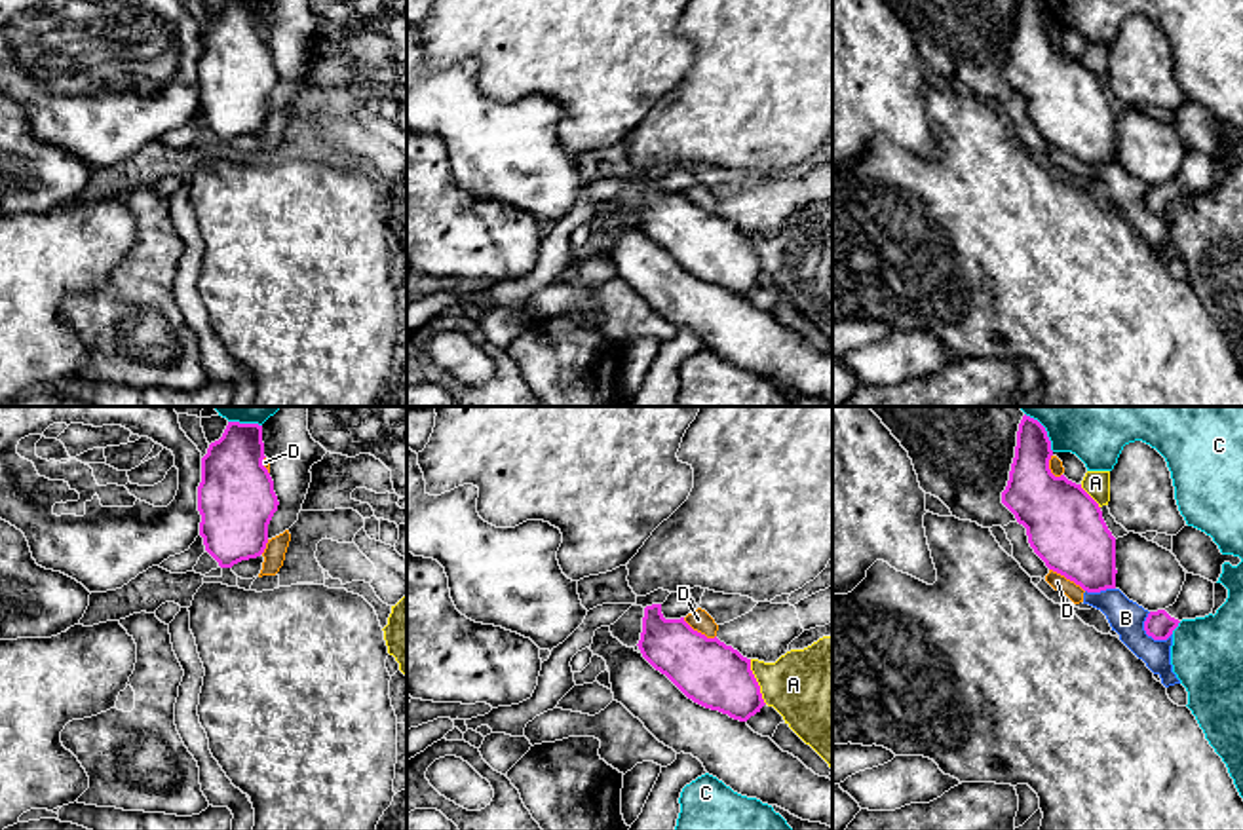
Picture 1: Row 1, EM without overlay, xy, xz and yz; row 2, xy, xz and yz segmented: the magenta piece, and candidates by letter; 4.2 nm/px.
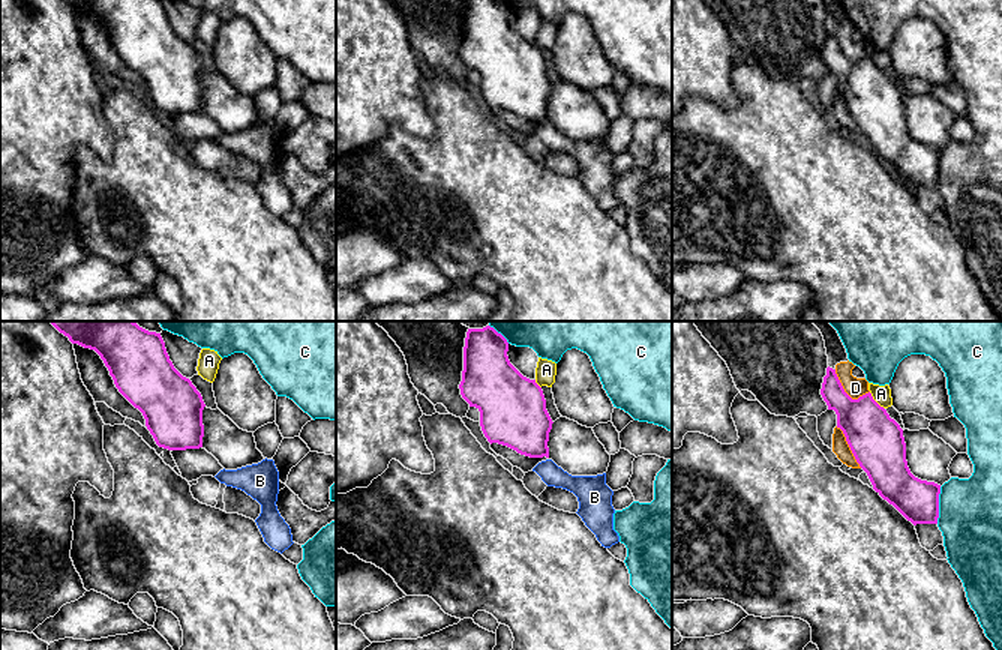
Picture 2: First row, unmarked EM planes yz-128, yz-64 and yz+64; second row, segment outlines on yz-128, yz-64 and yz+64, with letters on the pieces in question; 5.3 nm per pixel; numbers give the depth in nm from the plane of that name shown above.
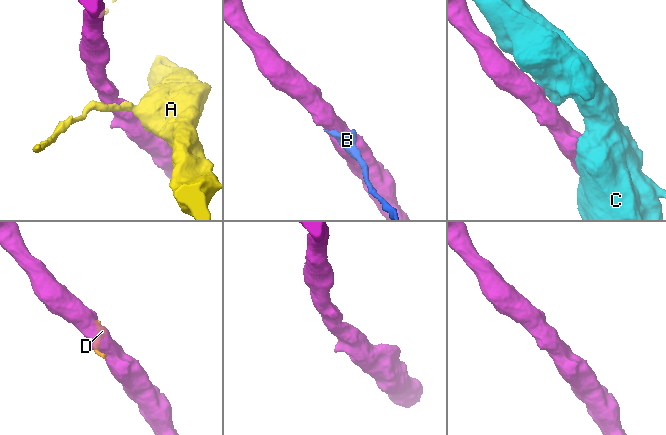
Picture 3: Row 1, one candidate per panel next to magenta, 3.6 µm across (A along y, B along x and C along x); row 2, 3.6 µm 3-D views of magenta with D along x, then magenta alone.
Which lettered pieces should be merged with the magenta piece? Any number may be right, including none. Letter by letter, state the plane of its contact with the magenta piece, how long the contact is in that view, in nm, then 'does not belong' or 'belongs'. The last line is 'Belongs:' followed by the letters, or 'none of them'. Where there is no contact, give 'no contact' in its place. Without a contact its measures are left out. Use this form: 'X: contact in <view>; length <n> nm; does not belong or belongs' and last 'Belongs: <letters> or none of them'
A: contact in xz; length 200 nm; does not belong
B: contact in yz; length 150 nm; does not belong
C: contact in yz; length 120 nm; does not belong
D: contact in yz; length 180 nm; does not belong
Belongs: none of them

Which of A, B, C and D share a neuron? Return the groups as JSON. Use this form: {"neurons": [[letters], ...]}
{"neurons": [["A"], ["B", "D"], ["C"]]}

